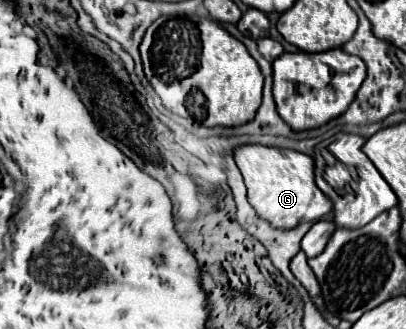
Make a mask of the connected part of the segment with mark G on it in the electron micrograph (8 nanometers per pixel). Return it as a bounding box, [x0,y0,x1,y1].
[233,145,333,229]

